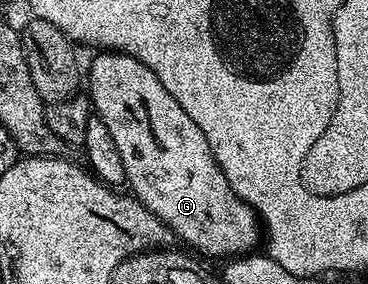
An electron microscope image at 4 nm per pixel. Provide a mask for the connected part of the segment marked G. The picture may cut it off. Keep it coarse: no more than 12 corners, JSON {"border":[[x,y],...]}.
{"border":[[134,56],[87,68],[128,191],[220,258],[263,236],[203,130]]}

